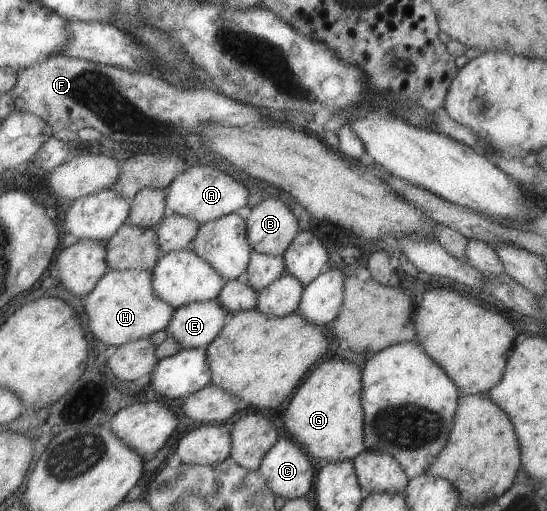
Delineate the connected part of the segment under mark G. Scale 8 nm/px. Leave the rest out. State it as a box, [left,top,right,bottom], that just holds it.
[284,359,365,460]

